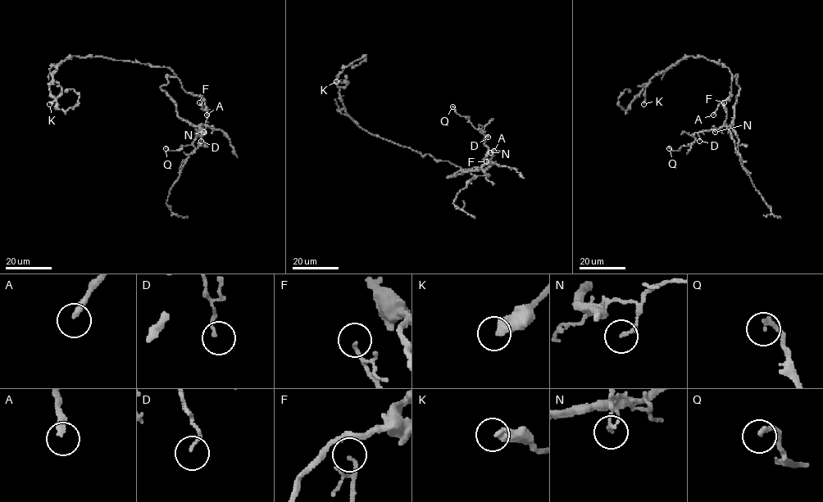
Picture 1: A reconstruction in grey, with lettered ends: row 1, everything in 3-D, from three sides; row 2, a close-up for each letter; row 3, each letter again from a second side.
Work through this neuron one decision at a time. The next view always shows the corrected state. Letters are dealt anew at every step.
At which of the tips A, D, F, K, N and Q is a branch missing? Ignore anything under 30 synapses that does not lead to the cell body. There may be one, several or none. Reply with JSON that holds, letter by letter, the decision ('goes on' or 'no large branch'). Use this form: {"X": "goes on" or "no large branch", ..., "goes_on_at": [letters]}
{"A": "goes on", "D": "no large branch", "F": "no large branch", "K": "no large branch", "N": "no large branch", "Q": "no large branch", "goes_on_at": ["A"]}

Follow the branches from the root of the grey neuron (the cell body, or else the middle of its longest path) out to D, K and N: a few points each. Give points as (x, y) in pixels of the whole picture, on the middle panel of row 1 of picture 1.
D: (442, 160), (462, 169), (448, 177), (479, 169), (487, 161), (484, 137), (488, 137)
K: (442, 160), (362, 129), (346, 113), (339, 96), (339, 88), (348, 83), (336, 81)
N: (442, 160), (462, 169), (447, 177), (452, 177), (479, 169), (487, 161), (486, 156), (490, 152)

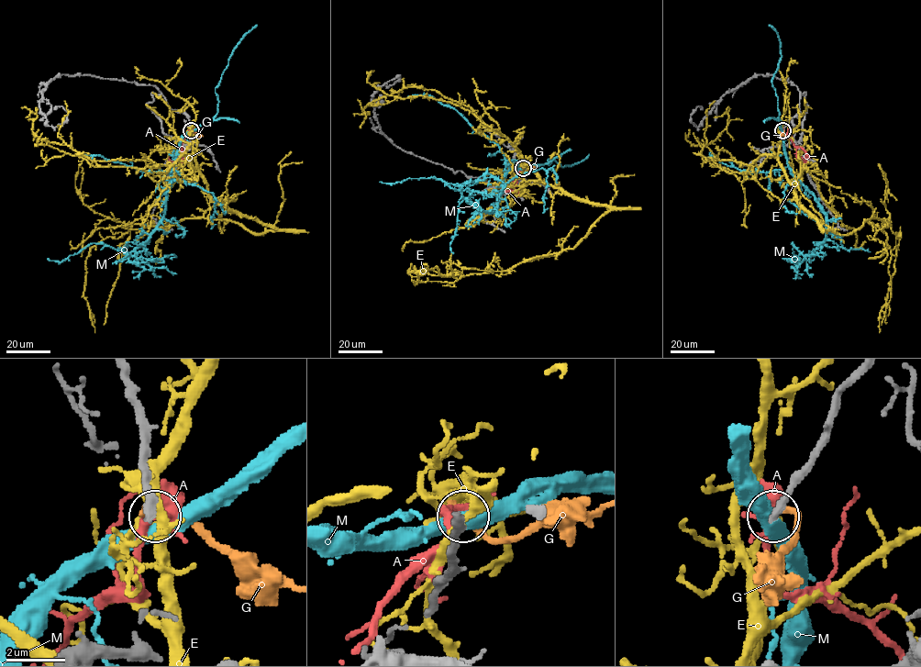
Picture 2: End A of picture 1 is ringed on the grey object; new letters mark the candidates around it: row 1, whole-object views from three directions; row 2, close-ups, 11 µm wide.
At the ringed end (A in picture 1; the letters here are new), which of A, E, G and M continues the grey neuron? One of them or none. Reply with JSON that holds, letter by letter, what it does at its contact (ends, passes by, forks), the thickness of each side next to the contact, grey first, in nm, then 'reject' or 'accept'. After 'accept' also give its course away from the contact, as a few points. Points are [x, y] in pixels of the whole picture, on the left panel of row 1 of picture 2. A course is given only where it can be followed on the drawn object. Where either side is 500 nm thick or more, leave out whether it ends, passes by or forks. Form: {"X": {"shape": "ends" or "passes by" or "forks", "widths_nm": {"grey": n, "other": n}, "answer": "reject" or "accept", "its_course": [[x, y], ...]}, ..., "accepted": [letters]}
{"A": {"shape": "forks", "widths_nm": {"grey": 360, "other": 440}, "answer": "reject"}, "E": {"shape": "passes by", "widths_nm": {"grey": 320, "other": 160}, "answer": "reject"}, "G": {"shape": "ends", "widths_nm": {"grey": 360, "other": 300}, "answer": "reject"}, "M": {"widths_nm": {"grey": 320, "other": 500}, "answer": "reject"}, "accepted": []}

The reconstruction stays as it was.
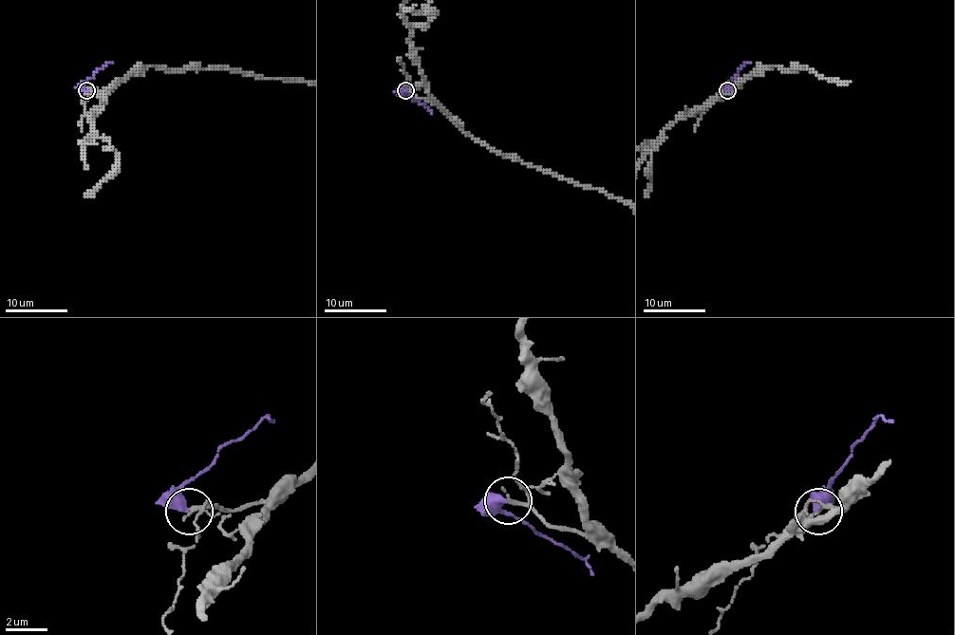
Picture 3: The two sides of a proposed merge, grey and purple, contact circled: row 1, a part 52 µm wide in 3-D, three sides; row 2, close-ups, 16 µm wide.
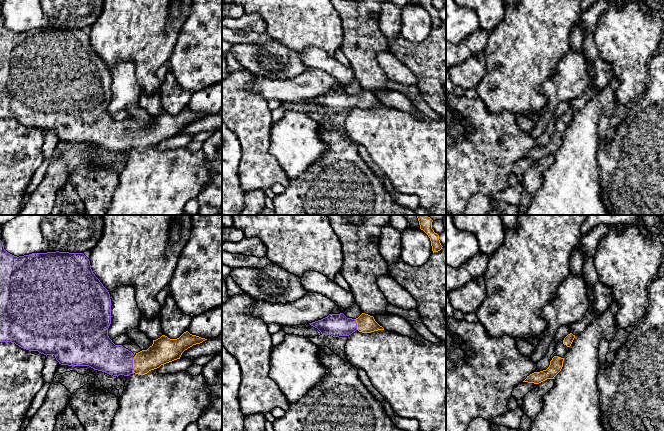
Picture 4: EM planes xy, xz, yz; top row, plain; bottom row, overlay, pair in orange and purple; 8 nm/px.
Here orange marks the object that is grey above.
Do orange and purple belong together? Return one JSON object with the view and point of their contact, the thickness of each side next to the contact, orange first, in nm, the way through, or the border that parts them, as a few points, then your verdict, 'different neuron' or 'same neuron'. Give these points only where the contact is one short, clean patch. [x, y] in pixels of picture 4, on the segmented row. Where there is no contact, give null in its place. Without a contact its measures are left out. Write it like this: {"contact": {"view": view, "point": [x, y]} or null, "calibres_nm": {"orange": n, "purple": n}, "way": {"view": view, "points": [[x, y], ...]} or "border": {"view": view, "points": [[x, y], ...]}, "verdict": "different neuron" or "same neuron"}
{"contact": {"view": "xy", "point": [133, 364]}, "calibres_nm": {"orange": 190, "purple": 240}, "verdict": "same neuron"}

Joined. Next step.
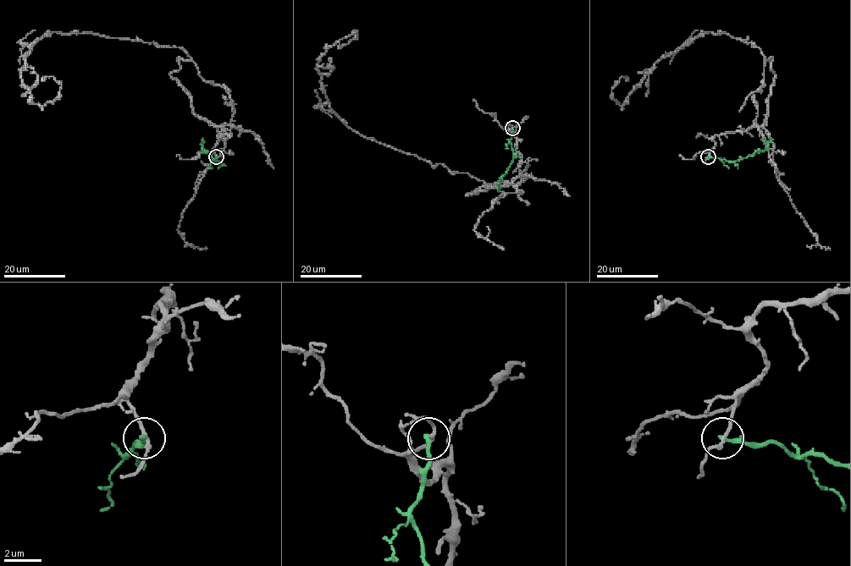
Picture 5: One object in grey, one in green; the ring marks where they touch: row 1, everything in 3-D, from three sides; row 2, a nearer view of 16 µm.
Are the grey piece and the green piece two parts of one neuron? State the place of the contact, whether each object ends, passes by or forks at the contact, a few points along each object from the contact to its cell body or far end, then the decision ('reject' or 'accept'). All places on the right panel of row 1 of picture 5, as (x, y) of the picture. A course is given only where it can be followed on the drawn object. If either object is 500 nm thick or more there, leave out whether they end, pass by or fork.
at (708, 156); grey passes by; green ends there; grey runs (709, 156), (715, 135), (764, 123), (775, 76), (758, 47), (702, 32), (621, 106), (612, 88), (627, 80); green runs (708, 156), (739, 161), (764, 150), (771, 137); reject

